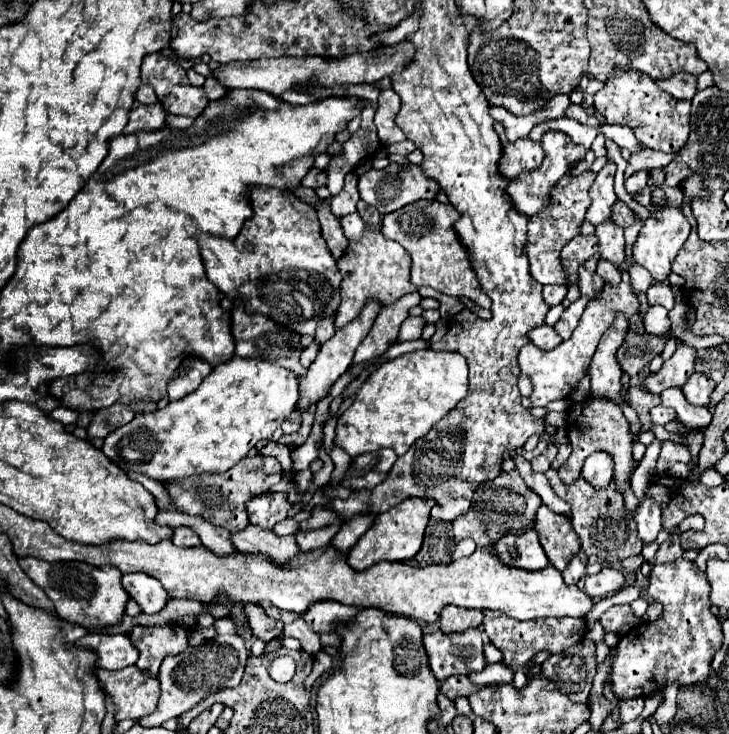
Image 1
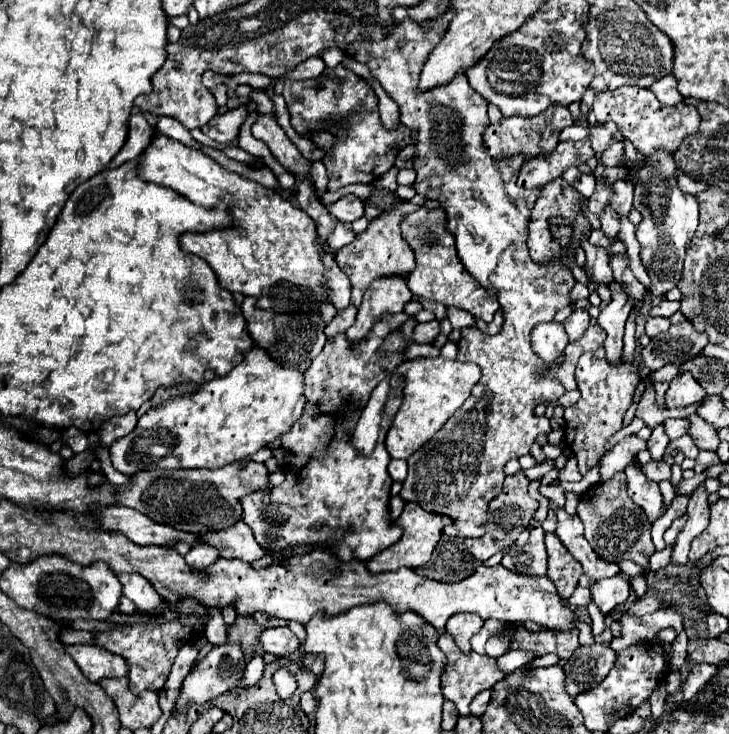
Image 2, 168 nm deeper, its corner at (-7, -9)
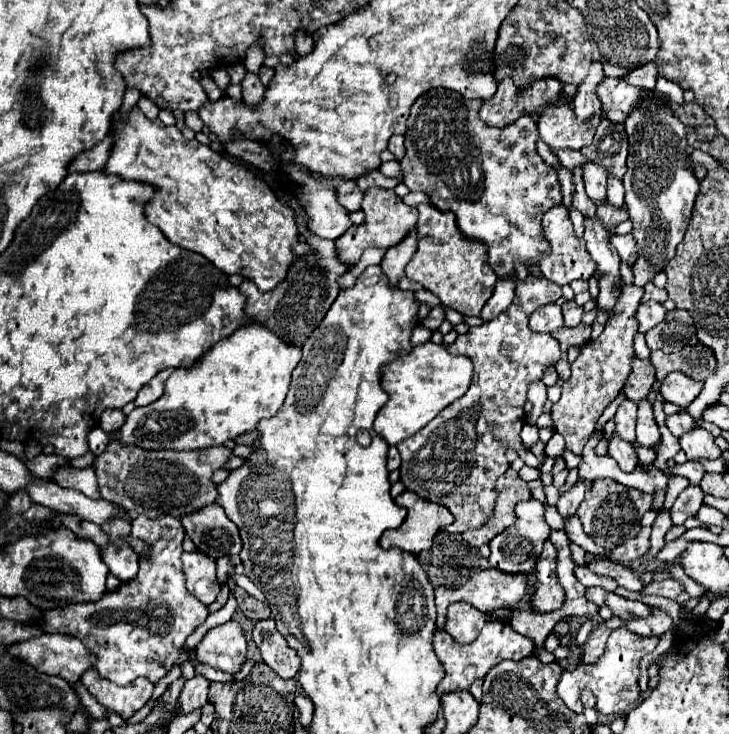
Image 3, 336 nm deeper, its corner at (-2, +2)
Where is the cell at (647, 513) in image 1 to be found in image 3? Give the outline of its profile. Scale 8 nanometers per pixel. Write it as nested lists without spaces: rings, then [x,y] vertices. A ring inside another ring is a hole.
[[[613,433],[611,443],[609,443],[609,455],[613,455],[613,459],[619,463],[621,471],[625,471],[625,473],[631,473],[637,467],[637,455],[635,455],[631,443],[623,441],[615,433]]]

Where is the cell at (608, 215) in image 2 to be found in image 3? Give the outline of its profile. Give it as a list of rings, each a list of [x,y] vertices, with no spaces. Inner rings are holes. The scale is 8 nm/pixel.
[[[585,161],[583,163],[583,181],[585,181],[585,189],[591,201],[601,201],[605,199],[605,181],[607,181],[607,169],[601,165],[595,165],[593,161]]]

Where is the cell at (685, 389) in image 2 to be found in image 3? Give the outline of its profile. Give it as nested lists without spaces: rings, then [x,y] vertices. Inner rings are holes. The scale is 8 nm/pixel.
[[[669,373],[663,383],[661,383],[661,395],[665,397],[665,401],[679,405],[681,409],[685,409],[703,389],[701,381],[693,381],[683,373]]]

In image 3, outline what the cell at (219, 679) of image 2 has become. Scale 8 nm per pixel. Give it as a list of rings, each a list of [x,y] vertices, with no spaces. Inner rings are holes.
[[[227,621],[209,629],[195,647],[195,653],[201,663],[233,675],[241,671],[247,659],[247,639],[237,621]]]

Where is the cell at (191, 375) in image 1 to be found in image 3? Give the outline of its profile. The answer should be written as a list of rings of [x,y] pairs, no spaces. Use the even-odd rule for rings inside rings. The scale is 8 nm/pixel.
[[[165,369],[163,373],[157,373],[147,385],[143,385],[143,389],[139,391],[139,395],[135,399],[135,407],[145,407],[145,405],[151,405],[153,401],[157,401],[163,395],[165,381],[171,373],[173,373],[173,369]]]

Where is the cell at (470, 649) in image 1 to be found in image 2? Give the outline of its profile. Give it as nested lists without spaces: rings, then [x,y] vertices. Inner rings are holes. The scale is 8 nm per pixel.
[[[442,634],[440,640],[438,640],[438,646],[440,650],[444,652],[446,656],[446,666],[444,666],[444,672],[442,672],[442,694],[446,700],[452,700],[456,704],[456,710],[460,712],[460,716],[470,716],[470,700],[483,690],[490,690],[496,682],[500,682],[504,678],[504,672],[496,666],[496,660],[486,656],[486,654],[478,654],[478,652],[470,652],[470,654],[464,654],[460,652],[460,648],[456,648],[452,636],[448,634]]]

